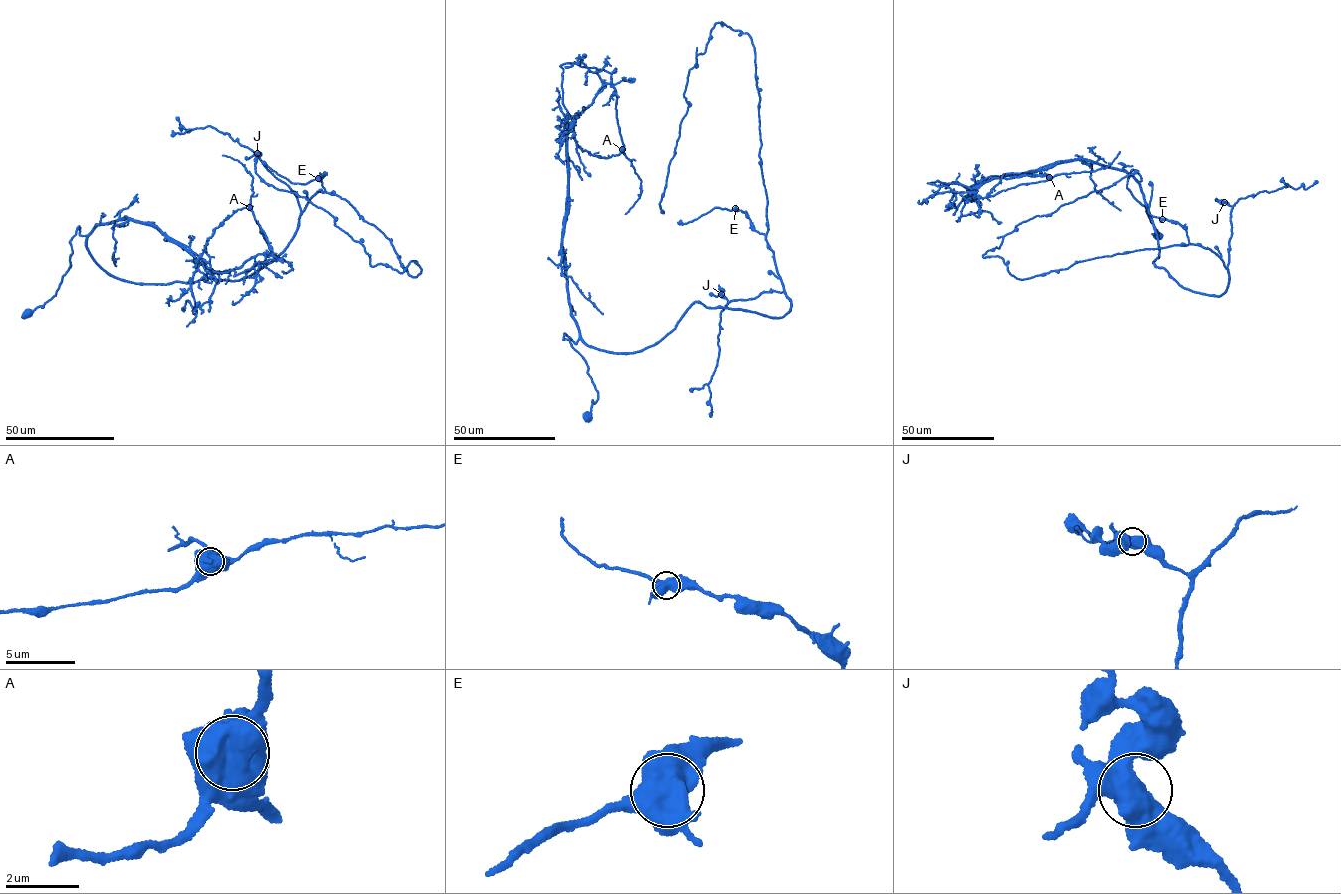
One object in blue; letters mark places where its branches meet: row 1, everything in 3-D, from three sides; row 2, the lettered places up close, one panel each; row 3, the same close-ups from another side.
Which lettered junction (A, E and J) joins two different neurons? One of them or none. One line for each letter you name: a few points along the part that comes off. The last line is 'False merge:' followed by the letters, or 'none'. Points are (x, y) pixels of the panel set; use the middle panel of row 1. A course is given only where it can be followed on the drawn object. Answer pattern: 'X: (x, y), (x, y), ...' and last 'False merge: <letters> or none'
A: (622, 149), (611, 74), (575, 62), (560, 65), (562, 103), (572, 117), (565, 136), (569, 178), (562, 233)
False merge: A

